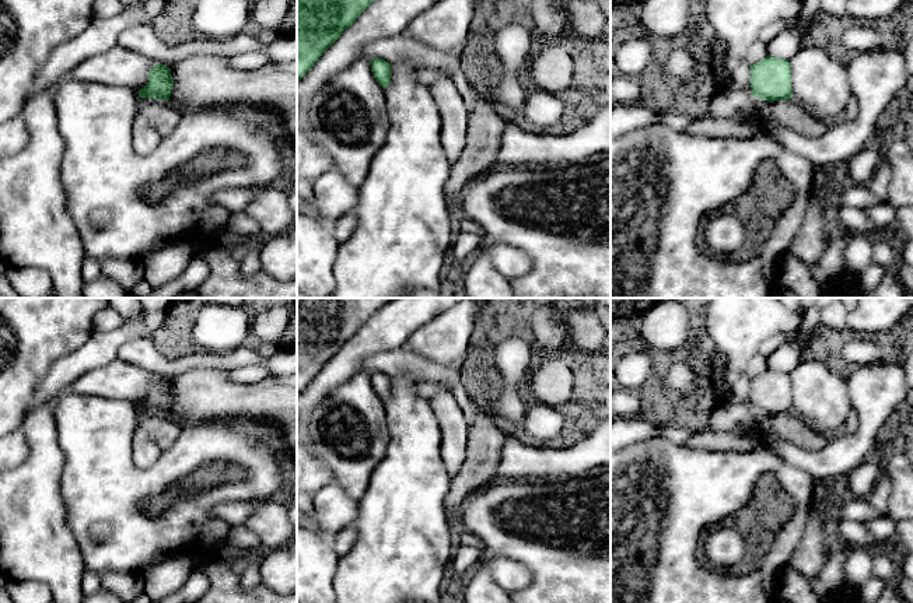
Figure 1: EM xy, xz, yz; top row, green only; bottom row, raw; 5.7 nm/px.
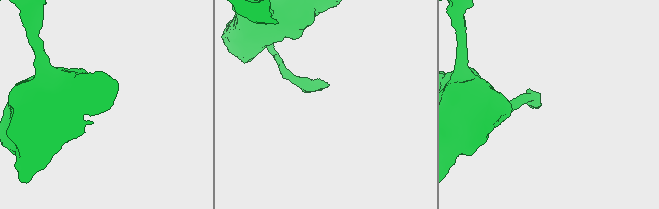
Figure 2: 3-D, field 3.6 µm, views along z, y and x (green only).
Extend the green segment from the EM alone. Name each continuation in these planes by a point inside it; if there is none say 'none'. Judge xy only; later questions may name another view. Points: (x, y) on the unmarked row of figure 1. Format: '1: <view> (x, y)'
1: xy (163, 430)

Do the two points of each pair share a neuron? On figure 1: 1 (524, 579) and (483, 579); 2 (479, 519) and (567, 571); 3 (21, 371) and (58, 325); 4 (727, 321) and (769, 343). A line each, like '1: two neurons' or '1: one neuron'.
1: two neurons
2: one neuron
3: one neuron
4: two neurons

